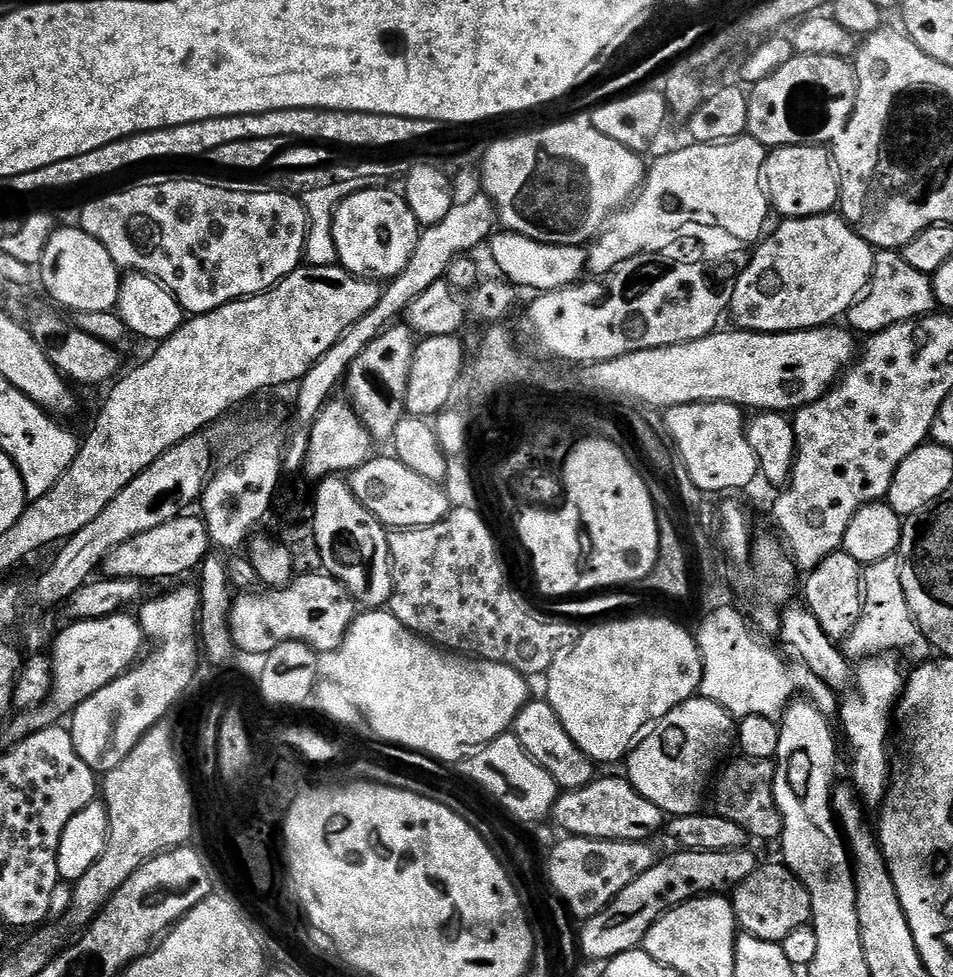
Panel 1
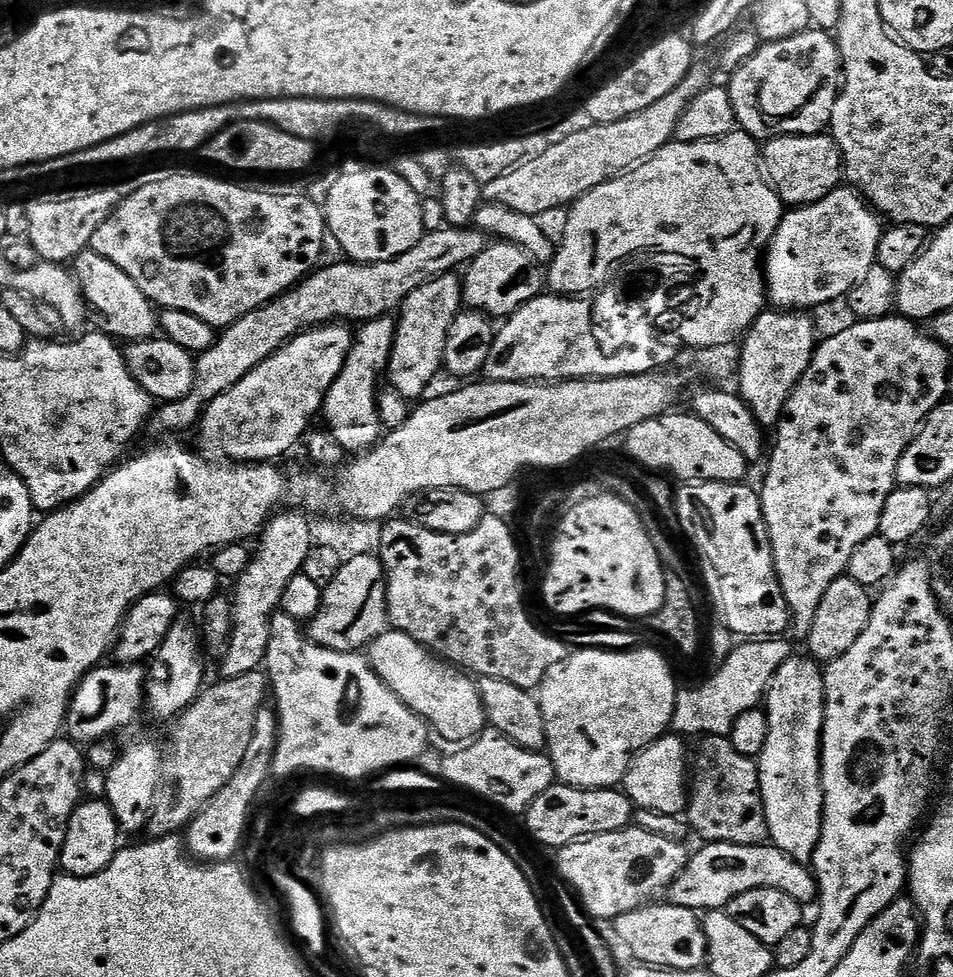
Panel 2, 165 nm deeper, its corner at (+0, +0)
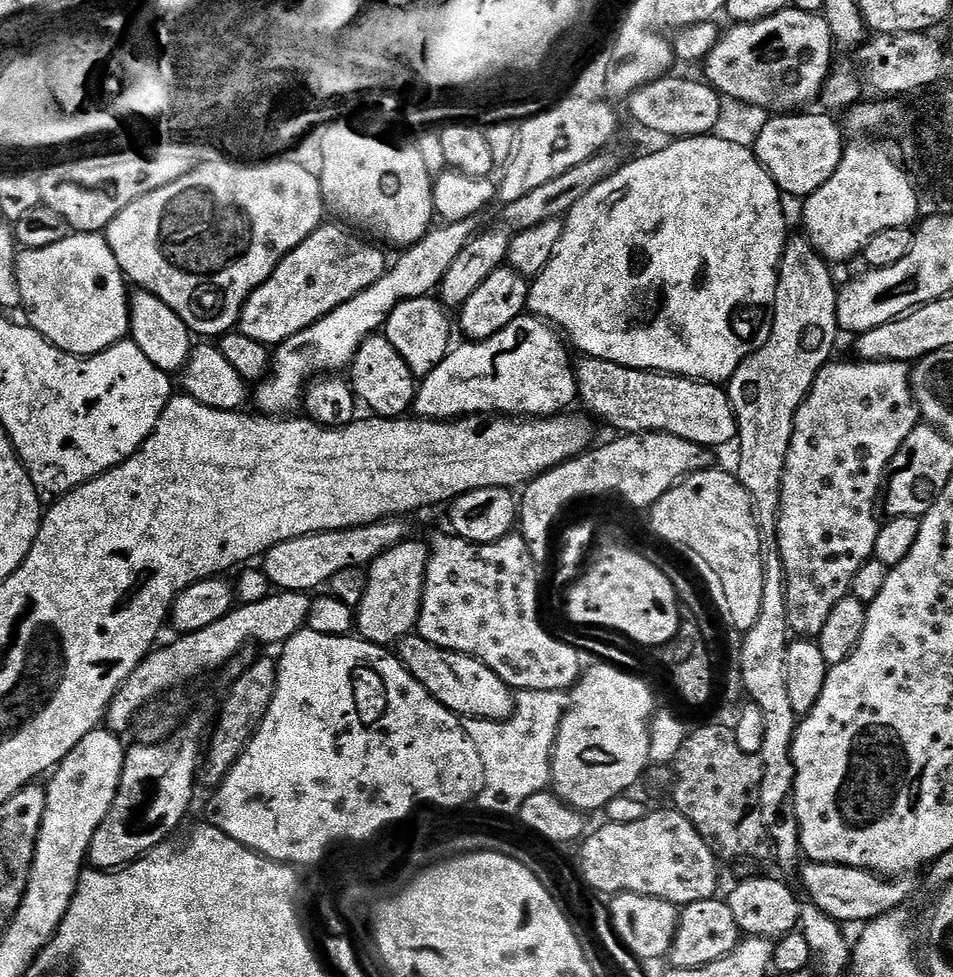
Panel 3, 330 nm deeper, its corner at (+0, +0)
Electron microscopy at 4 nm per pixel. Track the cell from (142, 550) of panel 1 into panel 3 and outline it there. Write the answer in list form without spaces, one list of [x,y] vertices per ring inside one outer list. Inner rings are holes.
[[[389,518],[379,520],[377,524],[364,524],[361,528],[347,528],[337,532],[315,532],[302,538],[290,538],[286,542],[278,542],[278,546],[268,549],[262,557],[262,567],[266,578],[271,582],[273,589],[282,592],[303,592],[311,593],[311,588],[323,589],[330,578],[338,570],[346,570],[346,566],[355,568],[364,568],[378,559],[387,548],[392,548],[405,539],[404,532],[405,521],[400,518]]]

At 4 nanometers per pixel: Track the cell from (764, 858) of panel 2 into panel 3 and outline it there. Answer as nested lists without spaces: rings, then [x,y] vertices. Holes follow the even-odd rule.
[[[819,862],[805,863],[800,870],[800,880],[808,891],[807,899],[844,926],[849,926],[848,924],[854,923],[855,920],[867,922],[907,905],[908,895],[912,892],[913,877],[908,874],[889,878],[867,872],[864,868]]]

